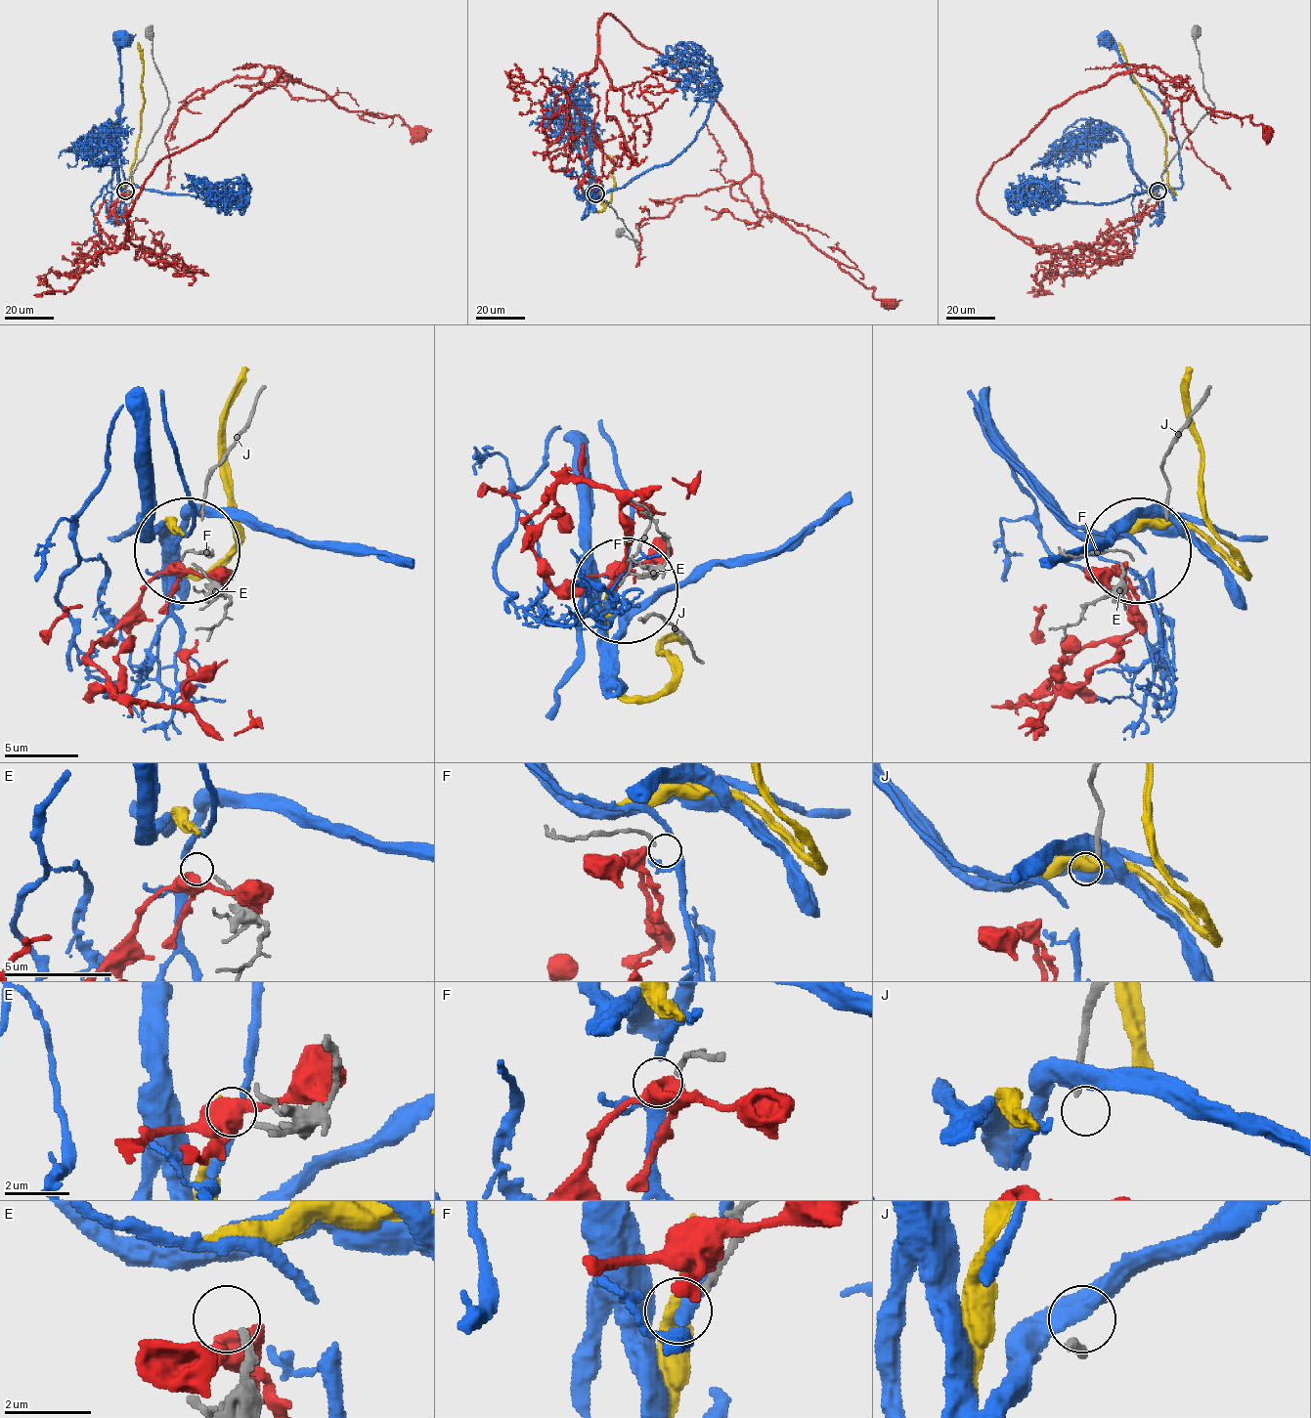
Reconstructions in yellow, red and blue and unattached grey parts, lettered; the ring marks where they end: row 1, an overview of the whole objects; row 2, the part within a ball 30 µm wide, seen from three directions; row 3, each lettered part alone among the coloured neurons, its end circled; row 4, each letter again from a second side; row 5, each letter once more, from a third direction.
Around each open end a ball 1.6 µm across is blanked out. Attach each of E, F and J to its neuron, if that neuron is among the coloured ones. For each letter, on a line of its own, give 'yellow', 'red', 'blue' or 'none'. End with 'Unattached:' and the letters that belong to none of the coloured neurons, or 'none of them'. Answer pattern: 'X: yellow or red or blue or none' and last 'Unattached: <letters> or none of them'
E: none
F: blue
J: none
Unattached: E, J

